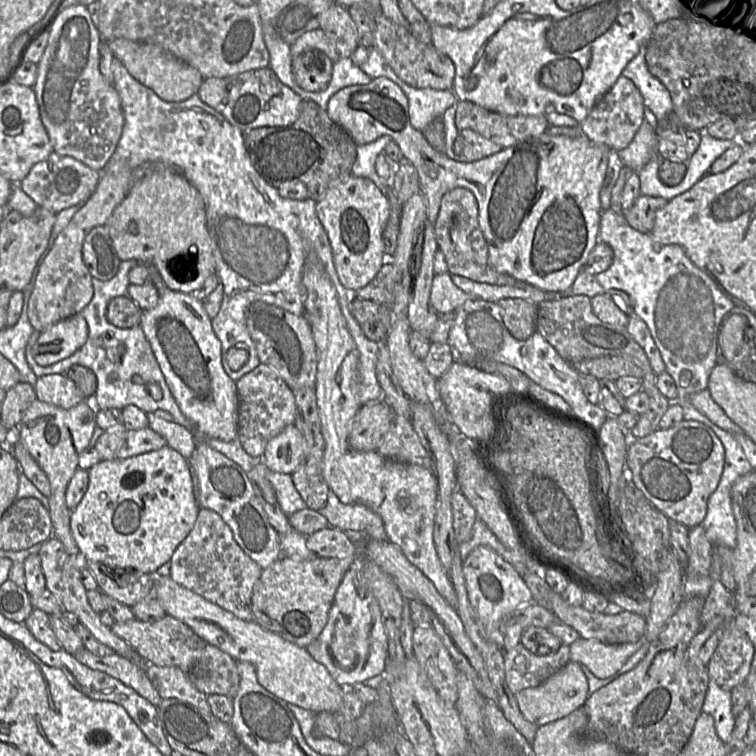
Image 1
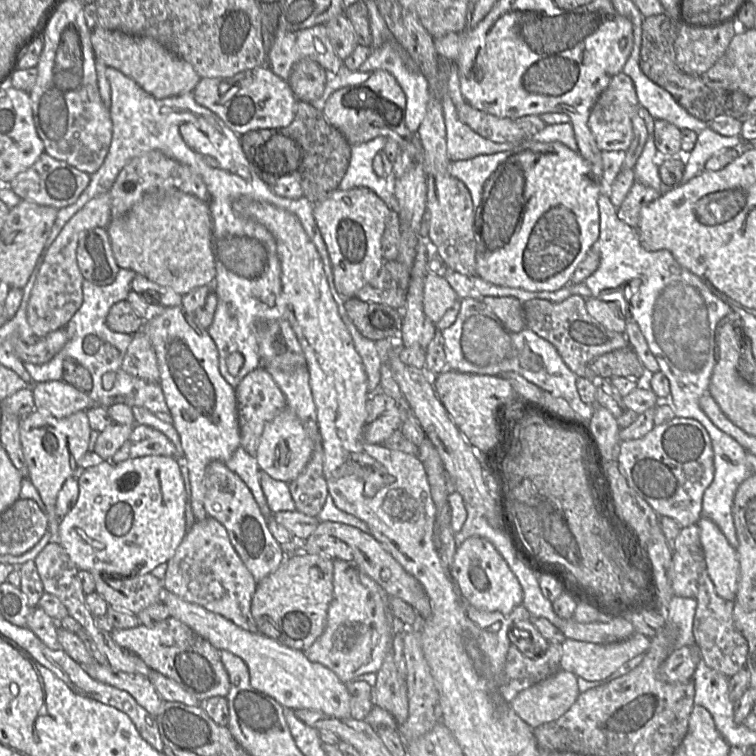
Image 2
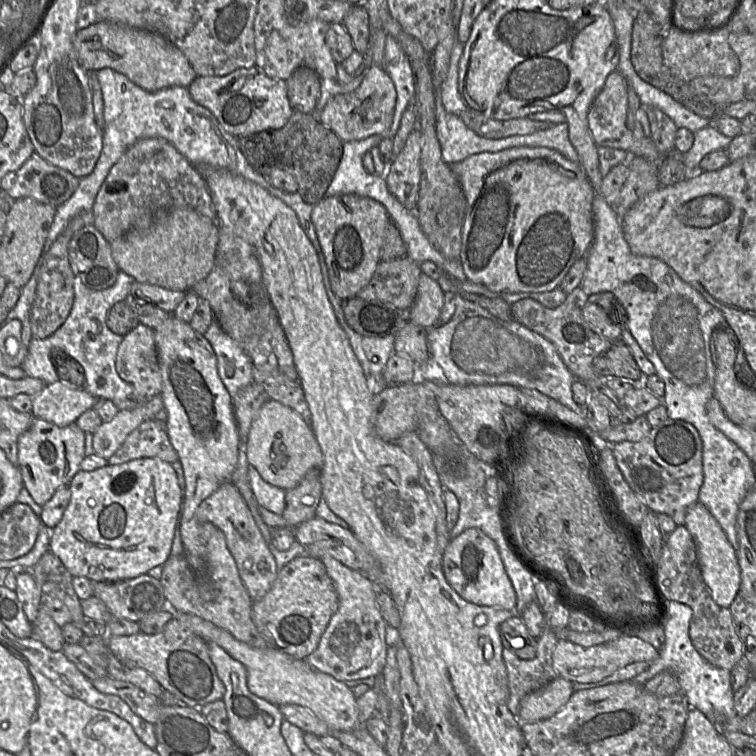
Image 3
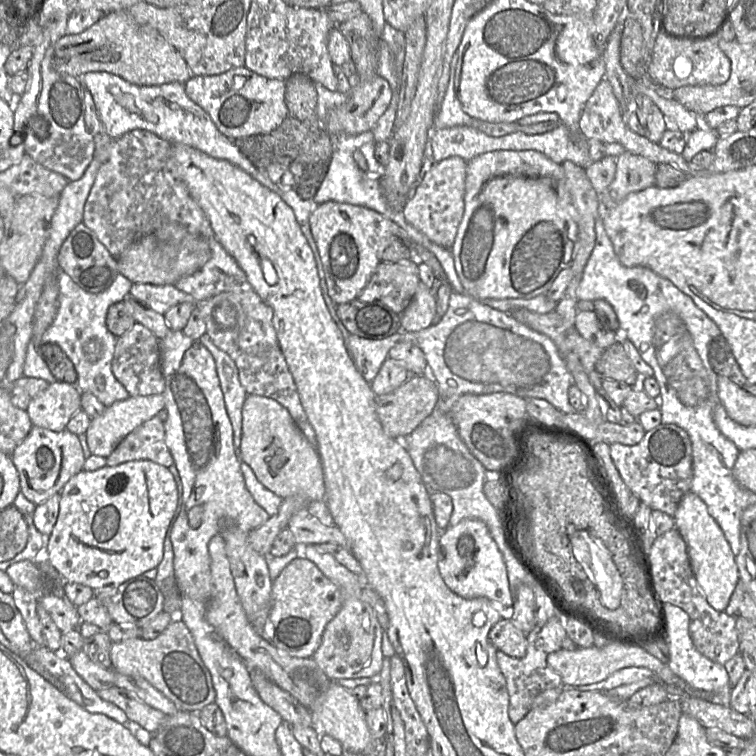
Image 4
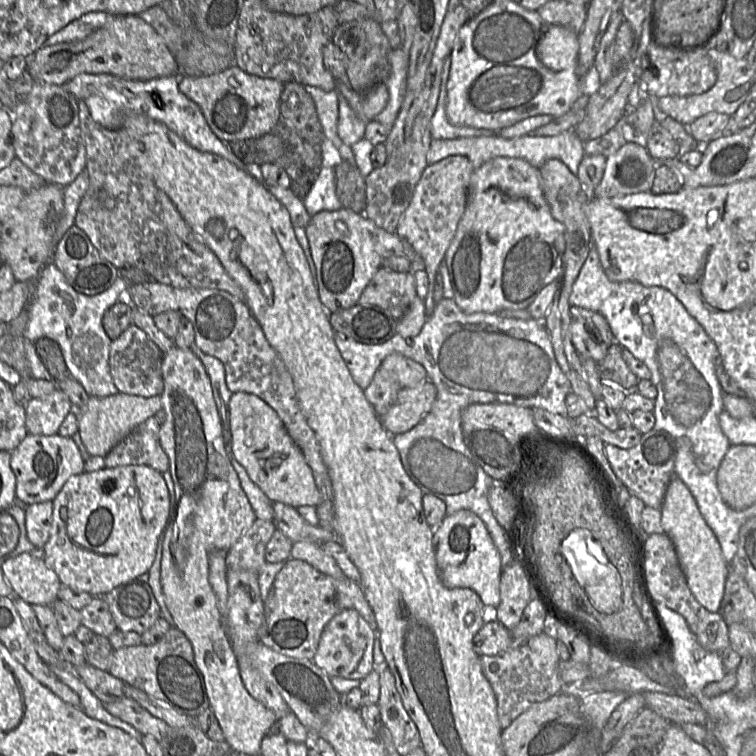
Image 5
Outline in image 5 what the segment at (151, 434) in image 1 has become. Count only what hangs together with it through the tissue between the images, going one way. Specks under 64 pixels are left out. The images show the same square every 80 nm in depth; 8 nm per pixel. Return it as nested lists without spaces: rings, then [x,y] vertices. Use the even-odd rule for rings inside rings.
[[[149,417],[132,430],[105,457],[105,466],[147,465],[160,473],[169,471],[170,461],[160,443],[161,424]]]

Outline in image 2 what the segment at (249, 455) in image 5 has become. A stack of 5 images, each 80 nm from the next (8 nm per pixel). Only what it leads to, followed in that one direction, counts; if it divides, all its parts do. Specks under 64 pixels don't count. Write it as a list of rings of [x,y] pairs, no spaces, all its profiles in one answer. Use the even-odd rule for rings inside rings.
[[[286,407],[266,423],[255,454],[259,468],[273,479],[290,483],[303,471],[313,451],[313,443],[296,413]]]

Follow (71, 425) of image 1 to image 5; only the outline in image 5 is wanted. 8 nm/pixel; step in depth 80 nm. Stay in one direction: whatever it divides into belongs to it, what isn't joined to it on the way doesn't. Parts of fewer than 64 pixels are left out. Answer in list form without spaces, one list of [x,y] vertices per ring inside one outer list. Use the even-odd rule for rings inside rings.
[[[28,434],[11,453],[10,465],[16,477],[16,499],[26,505],[53,501],[70,477],[85,471],[85,462],[72,437],[58,434]]]

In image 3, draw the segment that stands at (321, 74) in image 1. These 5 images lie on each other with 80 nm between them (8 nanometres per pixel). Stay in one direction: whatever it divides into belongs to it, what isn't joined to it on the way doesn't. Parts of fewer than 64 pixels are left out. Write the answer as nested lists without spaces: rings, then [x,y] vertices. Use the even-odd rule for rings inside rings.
[[[299,67],[286,80],[287,96],[292,108],[302,113],[316,113],[322,79],[313,69]]]

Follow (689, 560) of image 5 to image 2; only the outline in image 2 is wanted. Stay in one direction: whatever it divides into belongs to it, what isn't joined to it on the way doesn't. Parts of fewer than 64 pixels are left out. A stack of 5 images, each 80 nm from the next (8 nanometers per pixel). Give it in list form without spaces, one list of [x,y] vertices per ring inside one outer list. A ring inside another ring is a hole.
[[[701,517],[696,524],[704,552],[707,571],[717,594],[728,601],[736,601],[739,582],[739,560],[736,549],[728,542],[719,527]]]

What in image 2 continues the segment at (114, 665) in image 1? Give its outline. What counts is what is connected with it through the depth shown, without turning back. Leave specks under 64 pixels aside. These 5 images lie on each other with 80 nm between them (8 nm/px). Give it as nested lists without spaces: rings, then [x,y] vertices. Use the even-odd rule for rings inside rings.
[[[98,662],[81,666],[93,679],[128,692],[147,712],[157,715],[163,700],[147,676],[118,671]]]

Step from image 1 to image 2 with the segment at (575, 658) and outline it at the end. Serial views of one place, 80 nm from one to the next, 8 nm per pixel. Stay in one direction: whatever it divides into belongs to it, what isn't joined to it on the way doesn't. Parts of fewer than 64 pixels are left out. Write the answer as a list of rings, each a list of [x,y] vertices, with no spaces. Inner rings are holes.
[[[633,634],[629,638],[620,642],[599,645],[567,638],[561,644],[562,654],[560,670],[571,672],[578,678],[583,678],[590,682],[604,680],[629,660],[639,654],[646,653],[650,647],[652,639],[653,638],[650,639],[641,634]]]

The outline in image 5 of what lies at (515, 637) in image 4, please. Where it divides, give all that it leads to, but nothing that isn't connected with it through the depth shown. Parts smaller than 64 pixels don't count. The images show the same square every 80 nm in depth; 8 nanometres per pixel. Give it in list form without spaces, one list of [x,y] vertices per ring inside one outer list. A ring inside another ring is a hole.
[[[499,621],[485,623],[473,638],[473,649],[478,655],[496,655],[512,644],[510,630]]]

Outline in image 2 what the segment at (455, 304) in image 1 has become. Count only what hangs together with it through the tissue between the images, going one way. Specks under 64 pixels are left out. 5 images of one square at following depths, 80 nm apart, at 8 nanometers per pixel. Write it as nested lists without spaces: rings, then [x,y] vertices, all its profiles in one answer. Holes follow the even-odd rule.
[[[428,272],[423,289],[423,310],[435,324],[458,299],[458,295],[444,276]]]

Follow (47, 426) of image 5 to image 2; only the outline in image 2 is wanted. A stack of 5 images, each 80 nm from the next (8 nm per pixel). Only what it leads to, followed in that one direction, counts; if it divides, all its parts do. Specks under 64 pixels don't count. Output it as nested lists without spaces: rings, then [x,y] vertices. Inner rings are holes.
[[[63,380],[35,383],[32,391],[35,409],[58,419],[98,406],[89,393],[80,391]]]

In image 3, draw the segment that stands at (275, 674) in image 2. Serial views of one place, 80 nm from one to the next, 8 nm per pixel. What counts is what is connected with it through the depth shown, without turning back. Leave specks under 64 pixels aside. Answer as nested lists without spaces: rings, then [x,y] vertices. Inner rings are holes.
[[[181,613],[176,614],[176,617],[207,643],[216,643],[232,658],[241,662],[247,670],[248,689],[256,696],[277,706],[296,704],[305,707],[332,730],[352,731],[362,726],[356,697],[345,682],[320,672],[306,660],[294,658],[275,647],[263,649],[251,647],[237,640],[230,632],[198,616]]]

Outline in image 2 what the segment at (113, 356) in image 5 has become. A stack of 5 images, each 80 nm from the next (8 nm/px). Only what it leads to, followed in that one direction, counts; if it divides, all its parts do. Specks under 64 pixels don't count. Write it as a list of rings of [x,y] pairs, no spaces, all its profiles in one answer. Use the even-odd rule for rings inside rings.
[[[143,330],[133,334],[124,355],[121,369],[147,382],[159,382],[160,372],[155,351]]]

